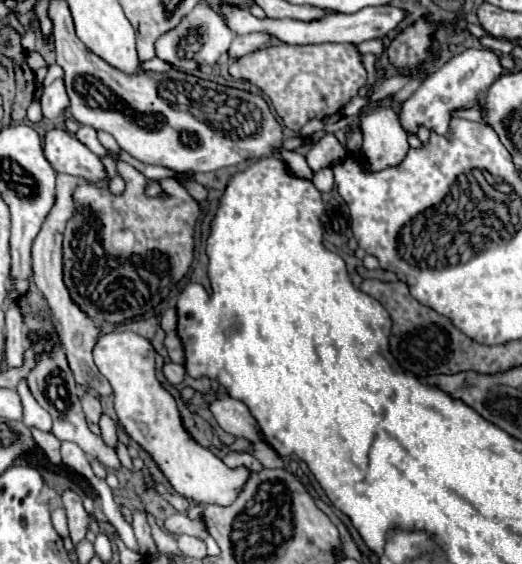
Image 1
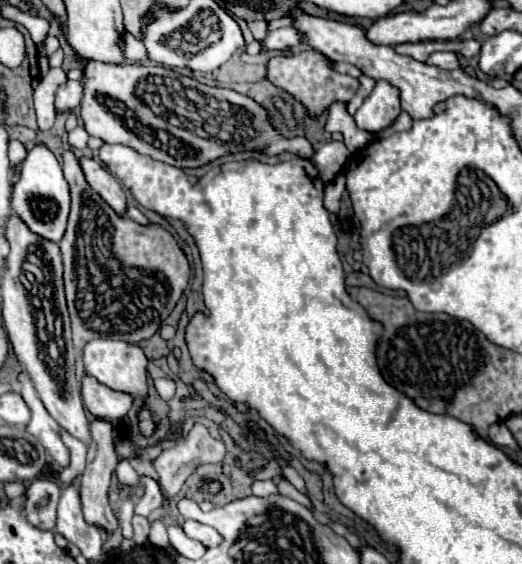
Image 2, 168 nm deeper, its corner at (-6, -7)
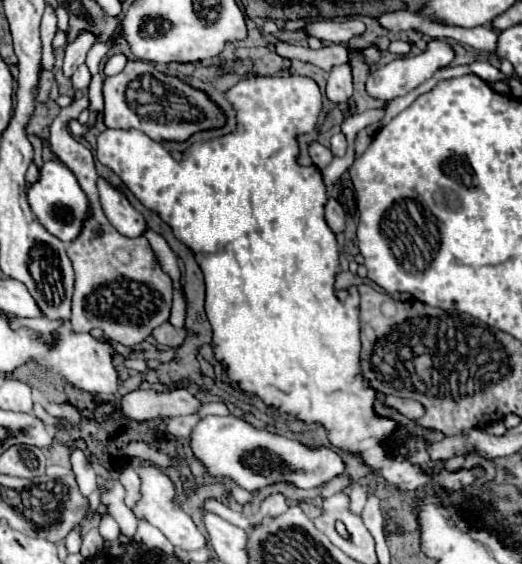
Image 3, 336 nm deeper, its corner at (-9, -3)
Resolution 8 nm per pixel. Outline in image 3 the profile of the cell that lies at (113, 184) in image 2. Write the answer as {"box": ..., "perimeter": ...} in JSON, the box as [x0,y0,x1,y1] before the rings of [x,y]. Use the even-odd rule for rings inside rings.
{"box":[97,178,147,238],"perimeter":[[[103,178],[97,180],[97,190],[99,190],[101,208],[103,208],[103,214],[107,216],[107,220],[127,238],[143,236],[143,232],[147,230],[145,218],[141,212],[137,212],[129,204],[127,198],[117,188],[113,188],[109,182],[105,182]]]}

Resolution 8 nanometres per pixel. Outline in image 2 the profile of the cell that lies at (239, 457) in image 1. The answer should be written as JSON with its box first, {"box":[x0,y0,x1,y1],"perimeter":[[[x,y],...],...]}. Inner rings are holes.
{"box":[252,480,278,496],"perimeter":[[[254,480],[252,484],[252,494],[254,496],[270,496],[270,494],[276,494],[278,488],[272,480]]]}

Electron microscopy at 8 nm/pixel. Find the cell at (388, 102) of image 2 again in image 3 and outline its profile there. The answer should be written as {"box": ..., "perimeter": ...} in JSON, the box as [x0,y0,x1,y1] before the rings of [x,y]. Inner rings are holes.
{"box":[365,40,455,100],"perimeter":[[[429,40],[427,42],[427,48],[421,52],[421,54],[415,54],[415,56],[405,56],[405,58],[397,58],[381,68],[377,68],[375,72],[369,74],[367,82],[365,82],[365,90],[369,96],[377,98],[377,100],[393,100],[401,94],[407,94],[411,90],[415,90],[417,86],[421,86],[425,80],[429,80],[439,68],[445,68],[449,66],[451,62],[455,60],[455,50],[453,46],[447,42],[447,40]]]}

